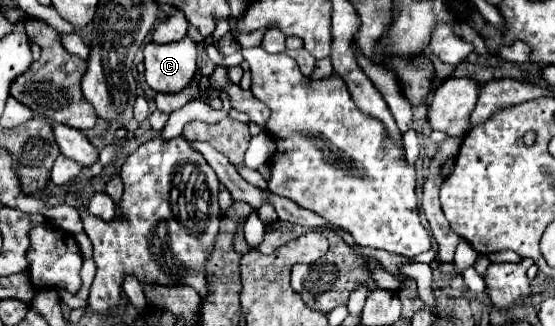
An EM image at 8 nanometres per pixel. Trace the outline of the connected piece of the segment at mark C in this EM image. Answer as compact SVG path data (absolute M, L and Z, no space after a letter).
M189 37L165 45L147 43L143 53L145 81L157 93L179 93L195 75L197 45Z

